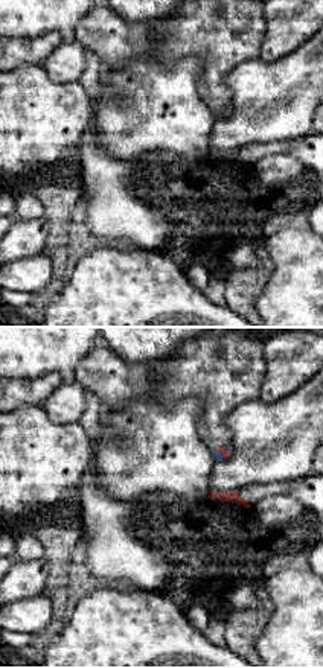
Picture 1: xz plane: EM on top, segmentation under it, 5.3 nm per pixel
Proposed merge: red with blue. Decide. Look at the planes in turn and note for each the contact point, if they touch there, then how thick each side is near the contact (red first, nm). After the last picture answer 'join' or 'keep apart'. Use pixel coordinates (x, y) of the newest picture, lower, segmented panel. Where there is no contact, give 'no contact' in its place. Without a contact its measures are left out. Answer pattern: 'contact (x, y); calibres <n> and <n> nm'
contact (220, 452); calibres 50 and 50 nm

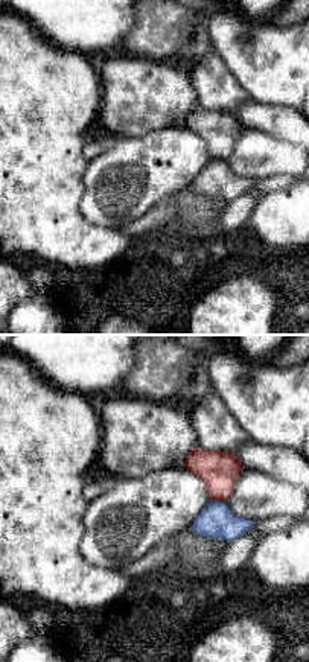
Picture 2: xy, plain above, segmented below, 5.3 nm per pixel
contact (218, 499); calibres 200 and 180 nm

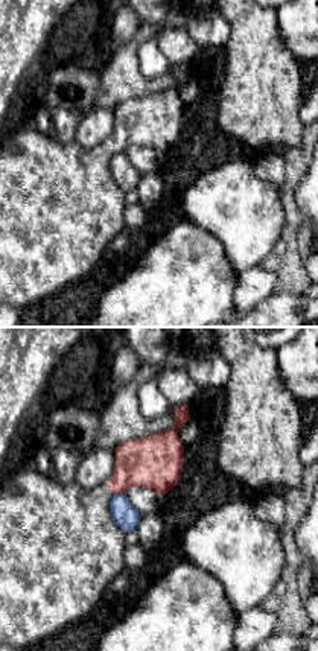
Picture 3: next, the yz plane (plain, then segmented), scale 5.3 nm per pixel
contact (119, 493); calibres 280 and 140 nm

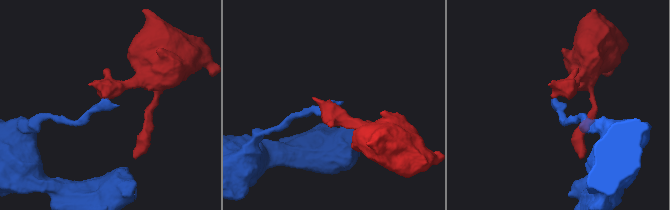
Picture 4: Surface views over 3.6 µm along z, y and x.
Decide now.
keep apart

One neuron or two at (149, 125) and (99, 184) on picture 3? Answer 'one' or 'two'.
one

